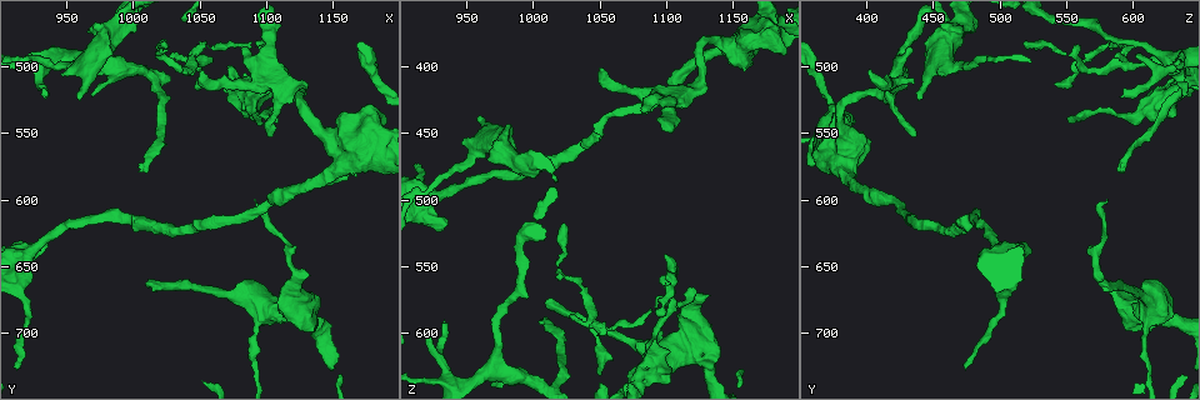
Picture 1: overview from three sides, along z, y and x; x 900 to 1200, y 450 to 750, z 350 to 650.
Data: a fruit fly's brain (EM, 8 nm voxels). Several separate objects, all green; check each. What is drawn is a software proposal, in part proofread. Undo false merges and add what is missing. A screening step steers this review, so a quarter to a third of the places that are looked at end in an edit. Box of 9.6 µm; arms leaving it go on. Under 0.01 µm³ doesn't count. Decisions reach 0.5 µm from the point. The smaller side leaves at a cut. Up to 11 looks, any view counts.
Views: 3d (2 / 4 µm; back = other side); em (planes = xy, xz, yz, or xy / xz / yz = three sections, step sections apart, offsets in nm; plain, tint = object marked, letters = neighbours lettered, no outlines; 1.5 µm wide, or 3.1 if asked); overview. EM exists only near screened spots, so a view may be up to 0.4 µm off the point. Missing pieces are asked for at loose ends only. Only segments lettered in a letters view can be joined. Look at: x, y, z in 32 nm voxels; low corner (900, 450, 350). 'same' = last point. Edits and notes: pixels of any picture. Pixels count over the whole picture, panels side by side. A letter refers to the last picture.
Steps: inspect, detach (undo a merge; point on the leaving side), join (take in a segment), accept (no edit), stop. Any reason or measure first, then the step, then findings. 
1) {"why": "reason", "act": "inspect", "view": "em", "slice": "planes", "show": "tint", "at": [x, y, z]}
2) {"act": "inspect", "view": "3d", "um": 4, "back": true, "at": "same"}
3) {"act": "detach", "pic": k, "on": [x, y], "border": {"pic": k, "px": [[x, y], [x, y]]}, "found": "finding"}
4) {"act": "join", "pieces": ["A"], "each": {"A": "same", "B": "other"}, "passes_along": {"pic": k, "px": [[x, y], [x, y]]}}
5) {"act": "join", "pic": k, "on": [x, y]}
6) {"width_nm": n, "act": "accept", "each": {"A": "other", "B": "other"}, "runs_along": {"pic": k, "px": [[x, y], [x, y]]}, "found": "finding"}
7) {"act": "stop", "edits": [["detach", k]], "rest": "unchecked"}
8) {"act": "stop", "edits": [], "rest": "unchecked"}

{"why": "free end", "act": "inspect", "view": "em", "slice": "xy", "step": 4, "show": "tint", "at": [1102, 552, 438]}

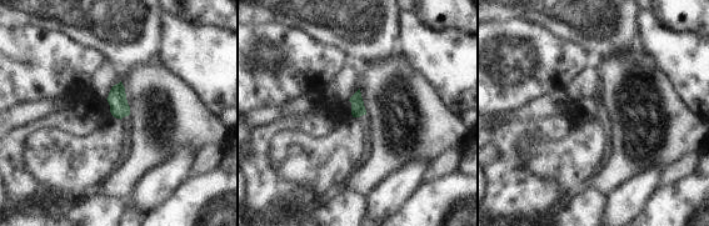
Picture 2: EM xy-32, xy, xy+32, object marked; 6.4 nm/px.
{"why": "cut it another way", "act": "inspect", "view": "em", "slice": "planes", "show": "letters", "at": "same"}

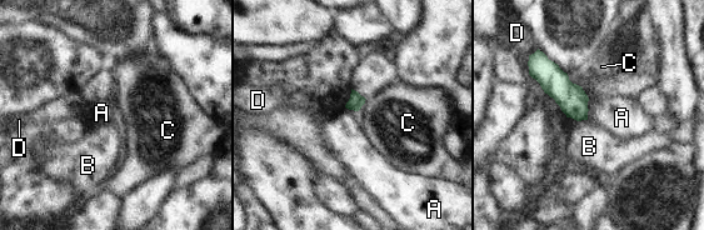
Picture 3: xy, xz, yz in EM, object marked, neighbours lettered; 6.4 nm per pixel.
{"act": "accept", "each": {"A": "other", "B": "other", "C": "other", "D": "other"}, "border": {"pic": 3, "px": [[589, 98], [587, 119]]}, "found": "no lettered segment goes on from it"}

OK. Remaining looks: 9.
{"why": "tapers out", "act": "inspect", "view": "3d", "um": 4, "at": [1110, 538, 550]}

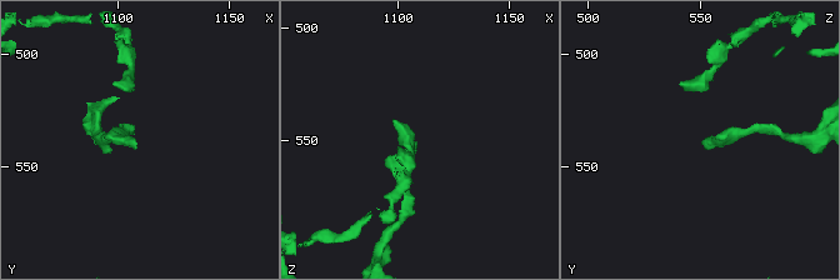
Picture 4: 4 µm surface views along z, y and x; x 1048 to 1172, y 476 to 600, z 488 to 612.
{"act": "inspect", "view": "em", "slice": "planes", "show": "letters", "at": [1108, 538, 550]}

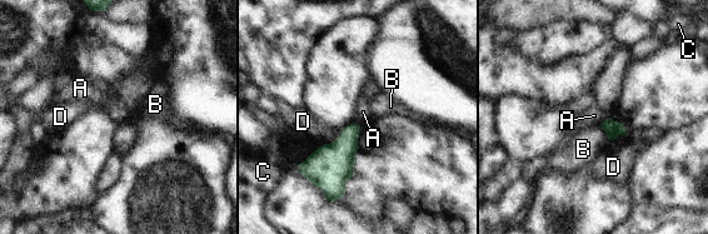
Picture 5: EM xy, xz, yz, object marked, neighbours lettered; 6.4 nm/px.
{"width_nm": 110, "longest_contact_nm": ["D", 200], "act": "accept", "each": {"A": "other", "B": "other", "C": "other", "D": "other"}, "found": "no lettered segment goes on from it"}

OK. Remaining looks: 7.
{"why": "free end", "act": "inspect", "view": "3d", "um": 2, "at": [1028, 492, 584]}

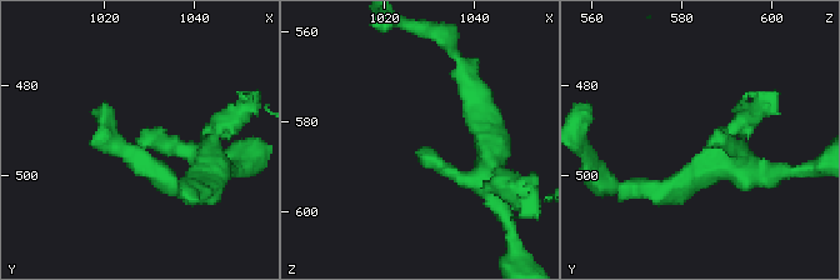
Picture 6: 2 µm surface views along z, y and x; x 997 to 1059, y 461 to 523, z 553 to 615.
{"act": "inspect", "view": "em", "slice": "planes", "show": "letters", "at": [1029, 491, 586]}

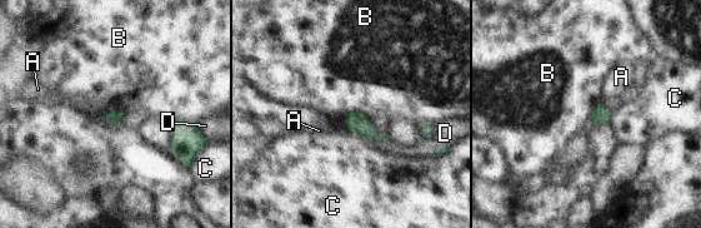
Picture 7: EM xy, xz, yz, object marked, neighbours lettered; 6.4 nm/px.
{"act": "accept", "each": {"A": "other", "B": "other", "C": "other", "D": "other"}, "border": {"pic": 7, "px": [[601, 102], [591, 113], [589, 124]]}, "found": "no lettered segment goes on from it"}

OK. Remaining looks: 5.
{"why": "free end", "act": "inspect", "view": "3d", "um": 2, "at": [930, 522, 590]}

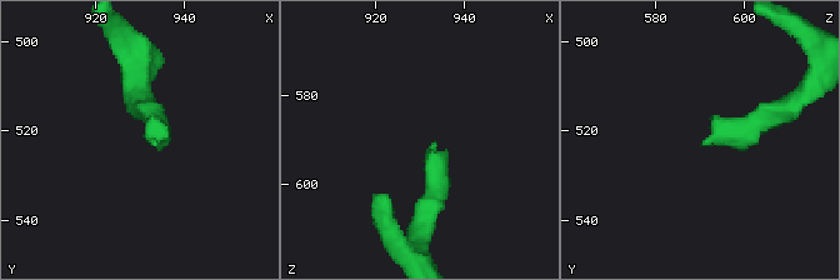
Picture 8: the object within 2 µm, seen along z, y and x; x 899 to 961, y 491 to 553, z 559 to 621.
{"why": "need the tissue", "act": "inspect", "view": "em", "slice": "planes", "show": "plain", "at": [932, 523, 591]}

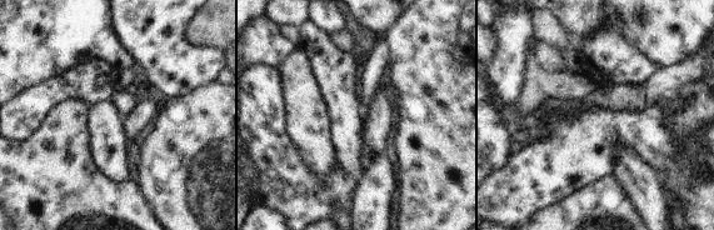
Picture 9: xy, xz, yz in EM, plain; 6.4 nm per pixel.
{"act": "inspect", "view": "em", "slice": "planes", "show": "letters", "at": "same"}

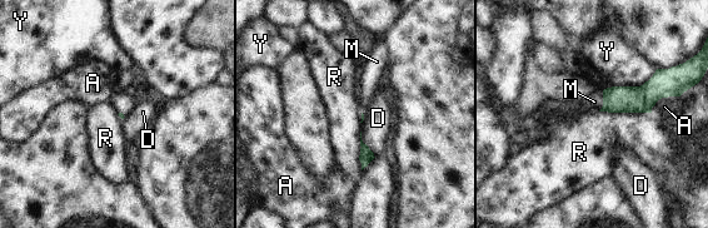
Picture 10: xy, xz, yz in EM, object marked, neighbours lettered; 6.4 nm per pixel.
{"longest_contact_nm": ["R", 340], "act": "join", "pieces": ["M"], "each": {"A": "other", "D": "other", "M": "same", "R": "other", "Y": "other"}, "passes_along": {"pic": 10, "px": [[617, 99], [603, 102], [594, 102]]}, "found": "it goes on there"}

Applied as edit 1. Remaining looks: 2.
{"act": "stop", "edits": [["join", 10]], "rest": "unchecked"}

